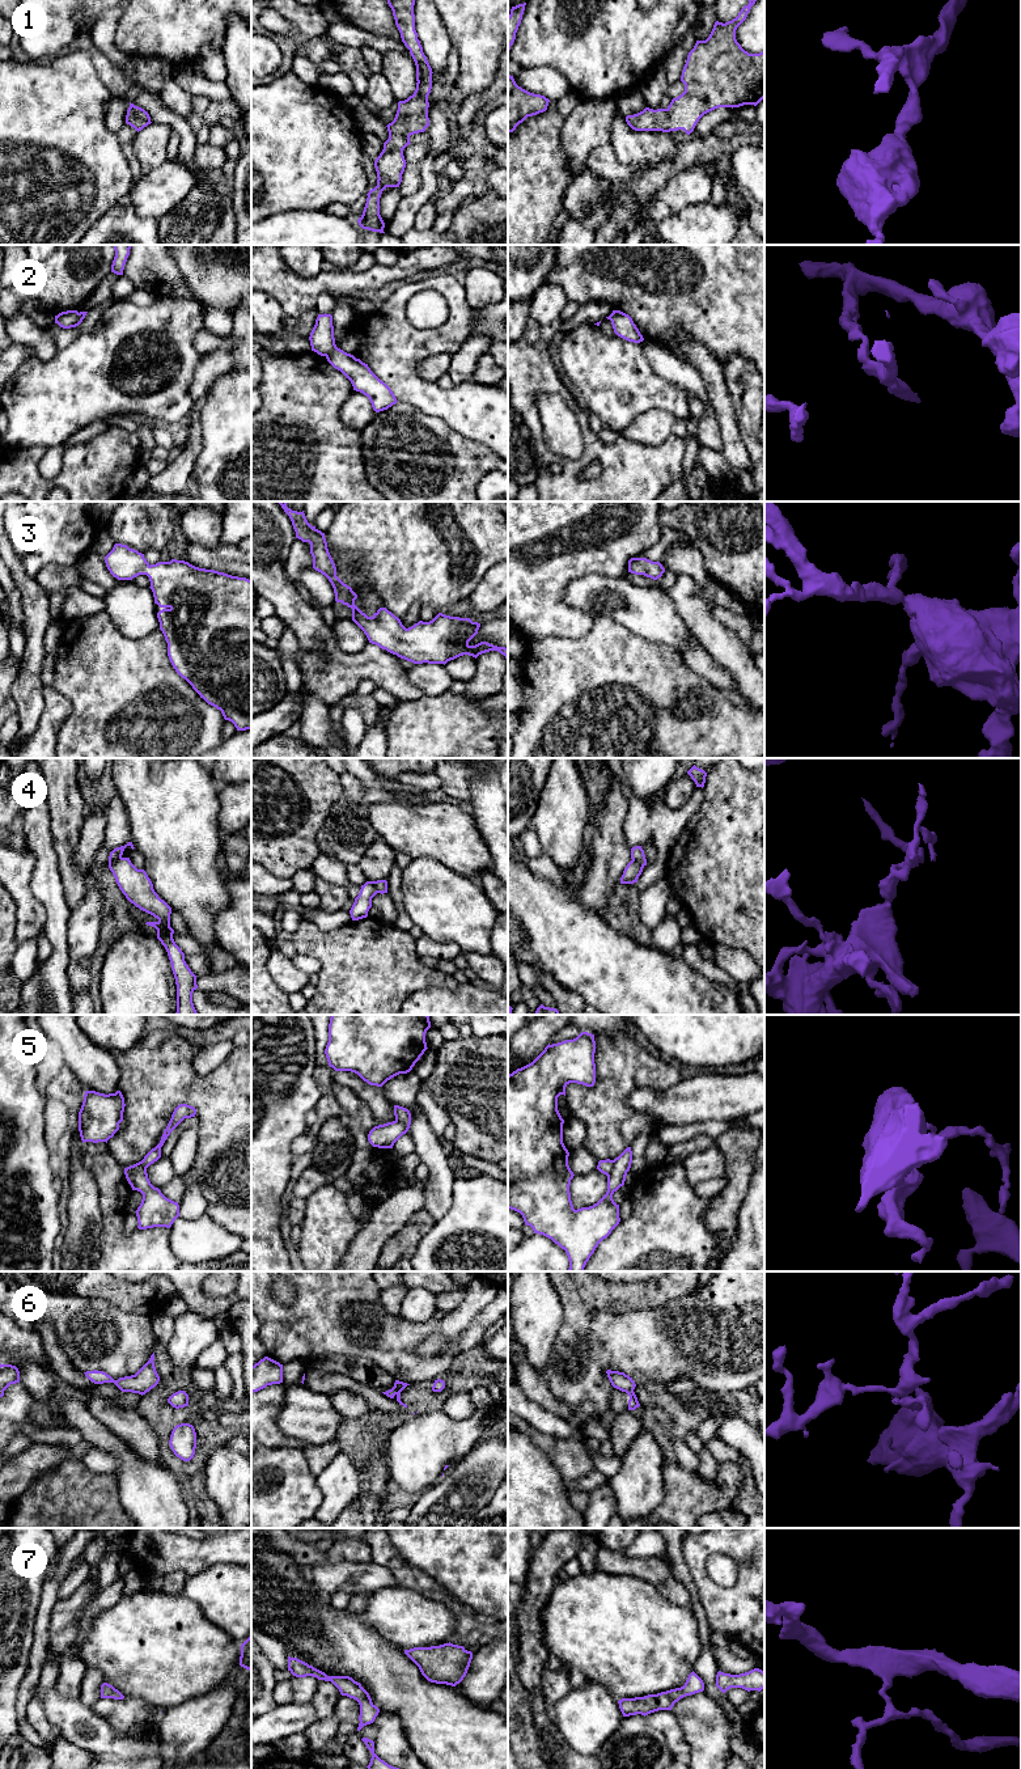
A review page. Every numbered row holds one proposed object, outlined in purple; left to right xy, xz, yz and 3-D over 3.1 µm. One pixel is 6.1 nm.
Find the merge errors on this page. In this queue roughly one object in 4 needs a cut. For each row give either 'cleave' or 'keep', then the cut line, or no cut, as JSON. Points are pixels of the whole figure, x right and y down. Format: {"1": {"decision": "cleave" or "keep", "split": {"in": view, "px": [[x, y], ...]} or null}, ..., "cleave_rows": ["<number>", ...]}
{"1": {"decision": "keep", "split": null}, "2": {"decision": "cleave", "split": {"in": "xz", "px": [[337, 347], [325, 355]]}}, "3": {"decision": "keep", "split": null}, "4": {"decision": "cleave", "split": {"in": "xy", "px": [[121, 857], [109, 866]]}}, "5": {"decision": "cleave", "split": {"in": "yz", "px": [[614, 1160], [613, 1169], [608, 1176]]}}, "6": {"decision": "cleave", "split": {"in": "xz", "px": [[392, 1388], [399, 1395]]}}, "7": {"decision": "keep", "split": null}, "cleave_rows": ["2", "4", "5", "6"]}

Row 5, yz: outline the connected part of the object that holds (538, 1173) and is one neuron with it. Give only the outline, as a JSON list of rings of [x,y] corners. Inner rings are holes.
[[[581,1032],[573,1040],[548,1044],[531,1063],[508,1075],[508,1209],[520,1213],[534,1233],[551,1239],[565,1250],[568,1271],[584,1271],[598,1244],[619,1224],[619,1205],[613,1194],[624,1185],[632,1163],[632,1151],[627,1147],[614,1159],[606,1194],[593,1206],[573,1209],[569,1185],[575,1175],[563,1143],[564,1120],[558,1110],[558,1097],[565,1096],[569,1083],[594,1085],[594,1053],[594,1034]]]

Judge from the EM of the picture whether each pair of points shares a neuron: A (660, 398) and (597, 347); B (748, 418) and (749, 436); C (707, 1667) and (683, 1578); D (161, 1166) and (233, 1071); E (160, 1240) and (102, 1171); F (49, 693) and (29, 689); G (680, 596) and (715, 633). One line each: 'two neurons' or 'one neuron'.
A: one neuron
B: one neuron
C: one neuron
D: two neurons
E: one neuron
F: two neurons
G: one neuron

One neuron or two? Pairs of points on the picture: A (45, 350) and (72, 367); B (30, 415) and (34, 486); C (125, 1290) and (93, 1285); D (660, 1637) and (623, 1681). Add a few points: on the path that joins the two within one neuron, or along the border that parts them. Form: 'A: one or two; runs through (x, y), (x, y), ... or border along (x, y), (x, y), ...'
A: two; border along (58, 350), (47, 359), (39, 359), (34, 355)
B: two; border along (46, 447), (13, 448)
C: one; runs through (117, 1290), (101, 1285)
D: one; runs through (649, 1647), (627, 1671)

